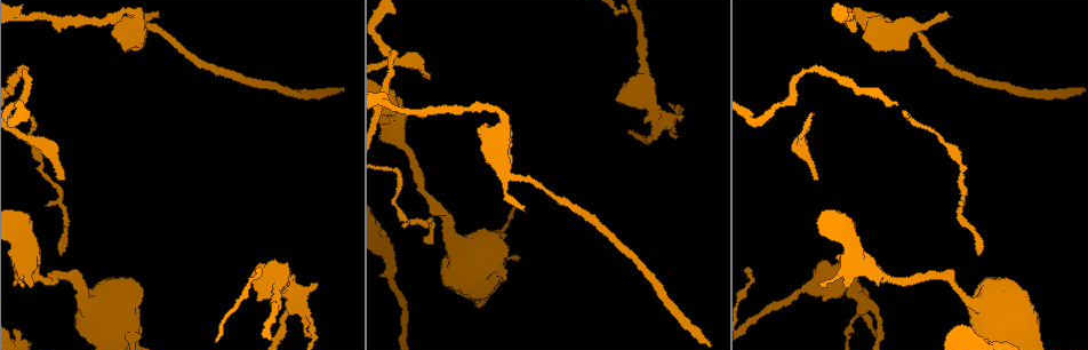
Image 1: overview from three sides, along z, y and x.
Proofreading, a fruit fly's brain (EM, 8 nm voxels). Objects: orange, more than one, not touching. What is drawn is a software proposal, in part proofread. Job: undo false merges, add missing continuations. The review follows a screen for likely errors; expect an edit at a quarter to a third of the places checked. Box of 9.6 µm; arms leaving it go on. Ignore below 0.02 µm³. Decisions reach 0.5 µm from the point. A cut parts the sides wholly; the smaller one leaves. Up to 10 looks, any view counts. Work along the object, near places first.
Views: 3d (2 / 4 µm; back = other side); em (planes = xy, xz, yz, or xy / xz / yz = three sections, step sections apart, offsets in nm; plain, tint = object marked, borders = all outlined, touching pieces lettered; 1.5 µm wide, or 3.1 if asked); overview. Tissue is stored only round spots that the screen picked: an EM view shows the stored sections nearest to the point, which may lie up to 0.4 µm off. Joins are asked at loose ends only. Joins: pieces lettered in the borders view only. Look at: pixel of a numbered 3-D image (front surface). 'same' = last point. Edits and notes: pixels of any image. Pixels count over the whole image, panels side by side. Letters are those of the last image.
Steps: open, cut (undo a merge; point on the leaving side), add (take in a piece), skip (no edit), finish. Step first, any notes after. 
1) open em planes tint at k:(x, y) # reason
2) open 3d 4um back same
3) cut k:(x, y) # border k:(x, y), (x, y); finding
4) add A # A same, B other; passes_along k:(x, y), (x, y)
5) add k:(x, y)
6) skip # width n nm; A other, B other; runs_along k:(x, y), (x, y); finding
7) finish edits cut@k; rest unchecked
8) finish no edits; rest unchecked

open 3d 2um at 1:(45, 205) # thin end

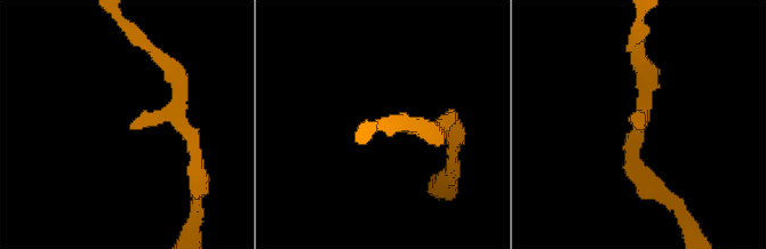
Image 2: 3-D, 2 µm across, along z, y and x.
open em planes borders at 2:(130, 127) # need the tissue

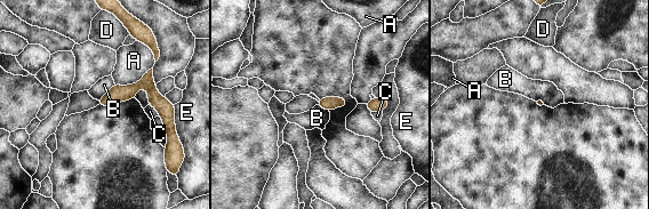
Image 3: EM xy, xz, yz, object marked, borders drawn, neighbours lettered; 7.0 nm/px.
skip # A other, B other, C other, D other, E other; no lettered piece goes on from it

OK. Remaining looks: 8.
open em xz step 4 tint at 1:(391, 72) # narrows sharply

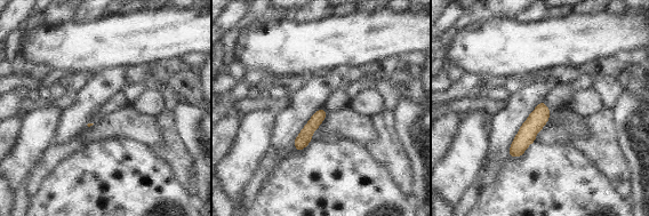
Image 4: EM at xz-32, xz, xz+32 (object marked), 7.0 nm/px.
open em planes borders same # another direction

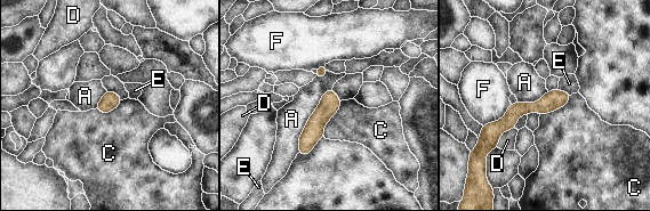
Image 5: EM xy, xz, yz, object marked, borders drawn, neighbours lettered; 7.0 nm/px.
skip # longest_contact A 500 nm; A other, C other, D other, E other, F other; border 5:(331, 88), (309, 118), (298, 152); one neuron here

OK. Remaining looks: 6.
open em xy step 8 tint at 1:(847, 286) # thick end

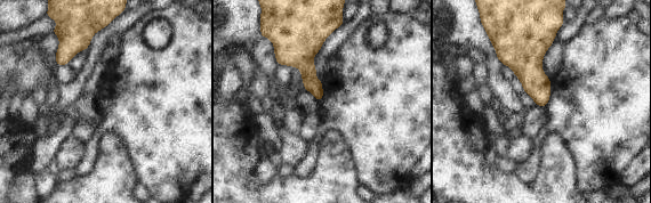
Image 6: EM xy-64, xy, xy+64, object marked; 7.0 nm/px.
open em planes borders same # cut it another way

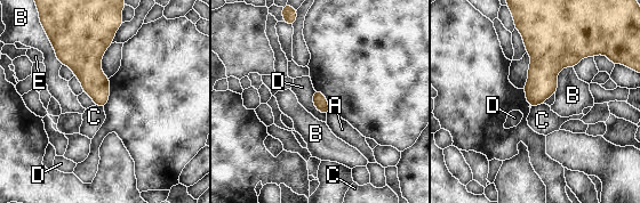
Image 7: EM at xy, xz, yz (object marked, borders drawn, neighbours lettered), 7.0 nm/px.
skip # A other, B other, C other, D other, E other; border 7:(543, 103), (532, 107); no lettered piece goes on from it

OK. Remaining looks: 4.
open 3d 4um at 1:(317, 285) # free end

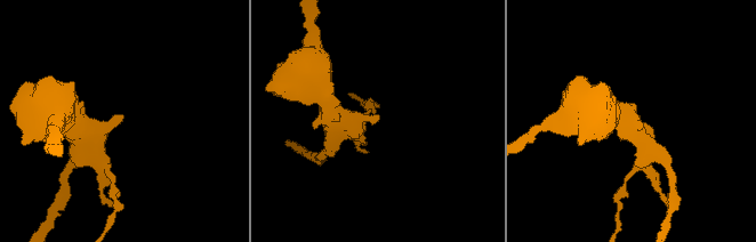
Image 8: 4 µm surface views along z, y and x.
open em yz step 4 borders at 8:(376, 114)

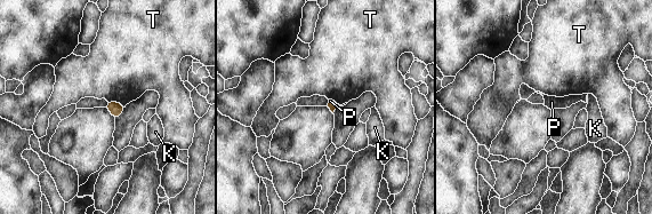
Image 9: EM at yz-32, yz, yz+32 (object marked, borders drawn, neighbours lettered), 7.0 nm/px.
open em planes borders same # cut it another way

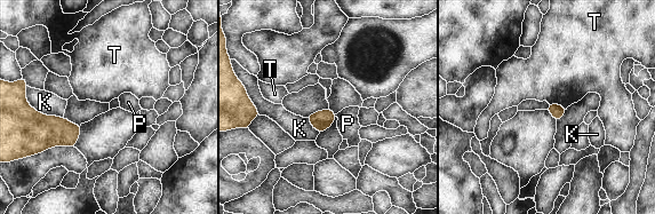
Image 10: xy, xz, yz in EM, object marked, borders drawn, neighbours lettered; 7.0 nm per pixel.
skip # K other, P other, T other; border 10:(549, 103), (558, 103), (566, 109); no lettered piece goes on from it

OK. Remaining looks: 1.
finish no edits; rest unchecked

